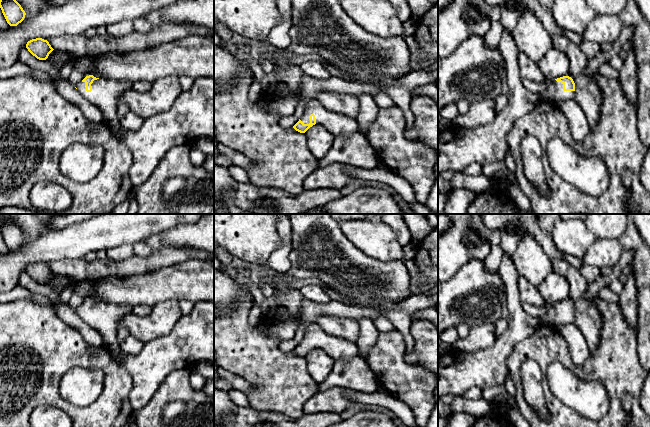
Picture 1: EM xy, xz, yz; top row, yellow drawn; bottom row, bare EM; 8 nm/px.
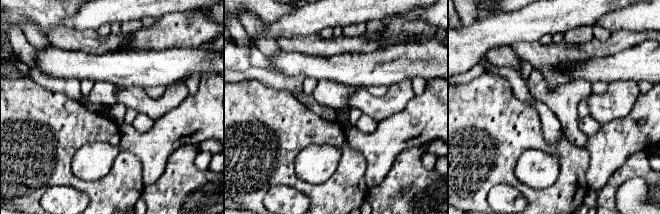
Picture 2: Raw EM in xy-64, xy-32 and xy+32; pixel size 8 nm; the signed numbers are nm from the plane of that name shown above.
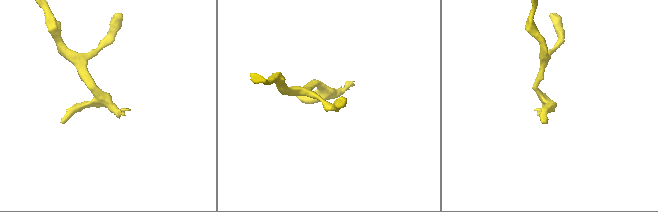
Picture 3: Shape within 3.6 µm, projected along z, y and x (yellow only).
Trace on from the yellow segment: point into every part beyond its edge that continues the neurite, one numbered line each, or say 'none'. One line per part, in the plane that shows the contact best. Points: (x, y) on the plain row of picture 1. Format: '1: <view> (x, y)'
1: xy (105, 318)

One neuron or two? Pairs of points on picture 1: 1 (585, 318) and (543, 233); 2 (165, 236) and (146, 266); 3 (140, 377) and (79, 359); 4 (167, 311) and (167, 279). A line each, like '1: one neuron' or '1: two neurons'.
1: one neuron
2: two neurons
3: two neurons
4: two neurons

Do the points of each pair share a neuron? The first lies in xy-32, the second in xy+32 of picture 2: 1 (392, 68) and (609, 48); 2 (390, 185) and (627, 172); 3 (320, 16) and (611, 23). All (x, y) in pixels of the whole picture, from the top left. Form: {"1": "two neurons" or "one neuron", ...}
{"1": "two neurons", "2": "one neuron", "3": "two neurons"}

